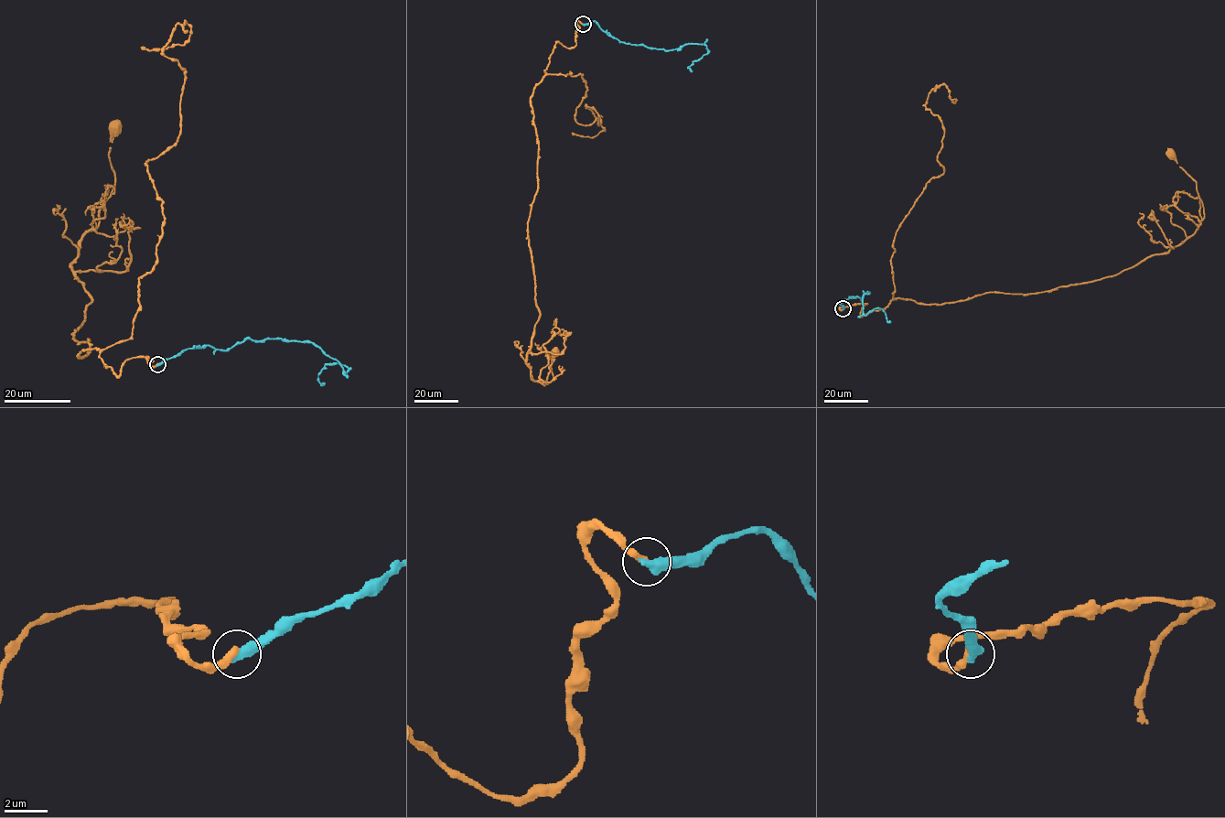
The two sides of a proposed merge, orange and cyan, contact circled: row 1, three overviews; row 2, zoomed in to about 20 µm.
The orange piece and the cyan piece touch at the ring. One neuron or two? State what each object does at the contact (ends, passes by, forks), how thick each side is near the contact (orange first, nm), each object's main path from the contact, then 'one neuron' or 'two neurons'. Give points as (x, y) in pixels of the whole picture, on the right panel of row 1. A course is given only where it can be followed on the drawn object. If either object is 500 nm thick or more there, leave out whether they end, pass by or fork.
orange ends there; cyan ends there; 320 nm thick on the orange side, 480 nm on the other; orange runs (843, 308), (865, 303), (862, 316), (898, 298), (1050, 291), (1166, 253), (1204, 217), (1170, 152); cyan runs (843, 308), (840, 303), (868, 292), (863, 314), (881, 308), (890, 322); two neurons

